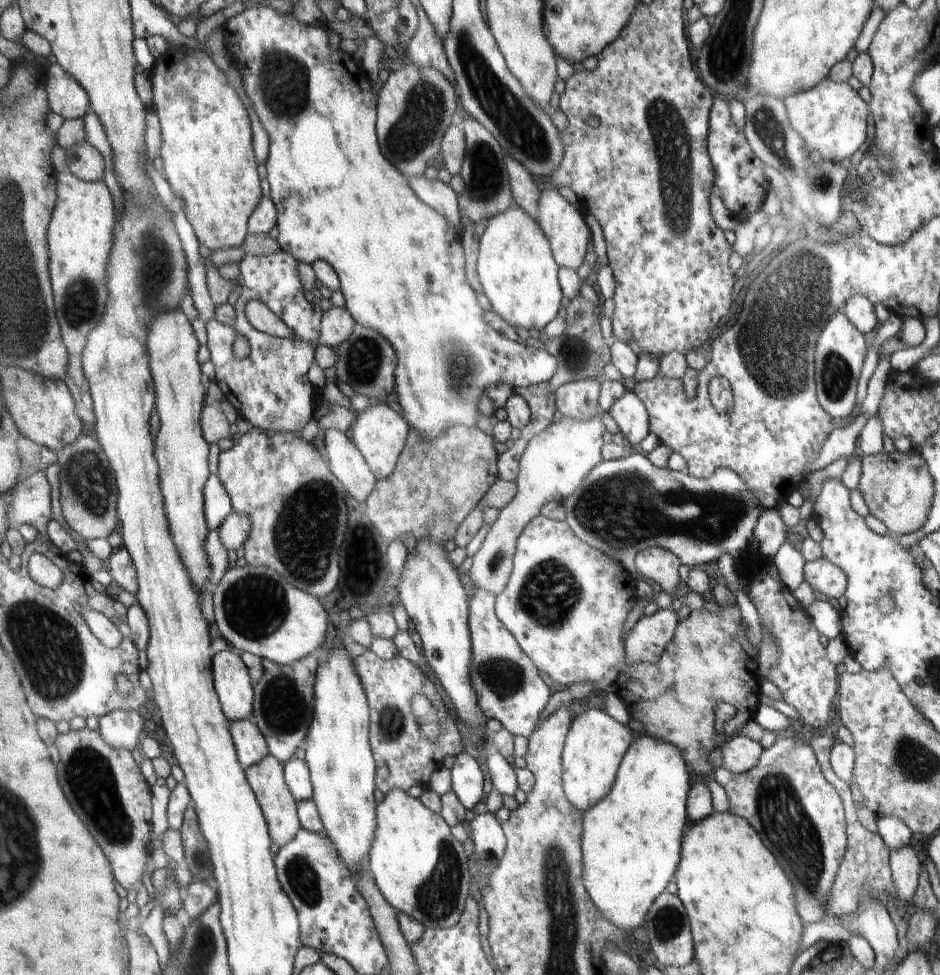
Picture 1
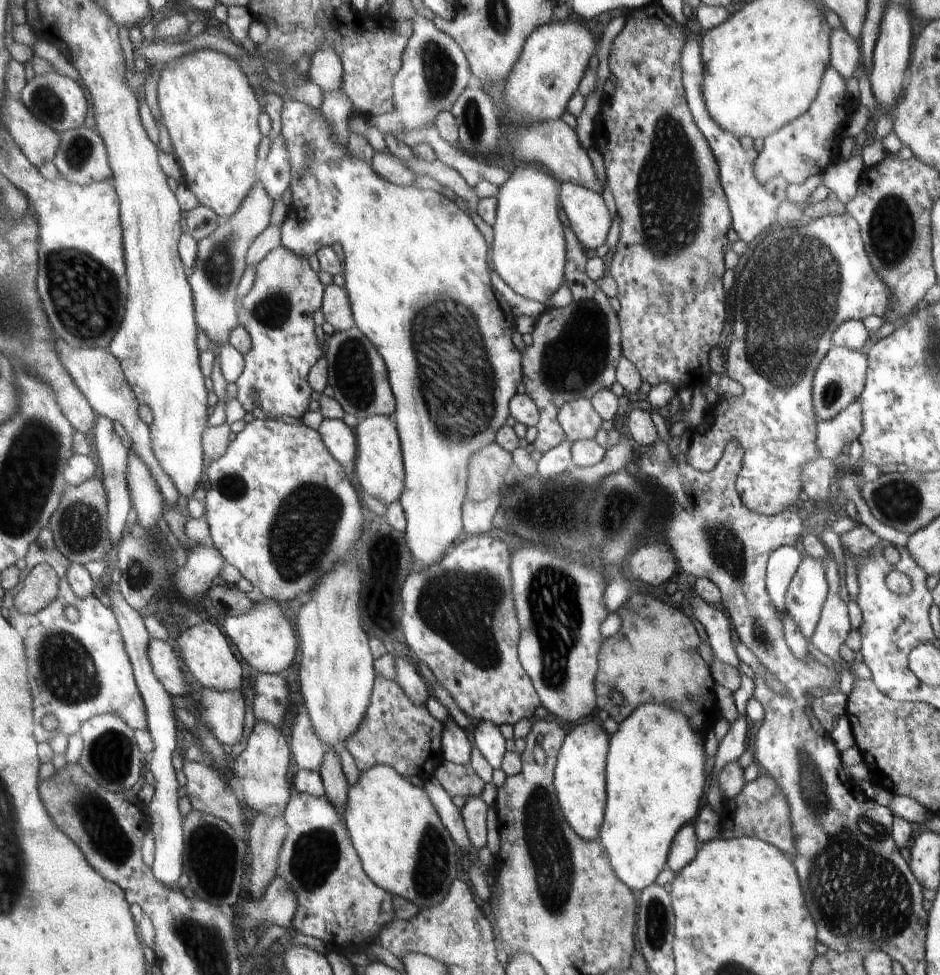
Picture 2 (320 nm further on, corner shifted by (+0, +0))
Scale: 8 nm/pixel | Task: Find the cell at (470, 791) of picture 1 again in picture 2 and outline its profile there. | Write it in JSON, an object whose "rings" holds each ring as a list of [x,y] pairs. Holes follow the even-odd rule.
{"rings":[[[452,719],[444,722],[446,731],[443,734],[443,750],[447,760],[460,766],[470,765],[472,741],[468,732],[464,731]]]}

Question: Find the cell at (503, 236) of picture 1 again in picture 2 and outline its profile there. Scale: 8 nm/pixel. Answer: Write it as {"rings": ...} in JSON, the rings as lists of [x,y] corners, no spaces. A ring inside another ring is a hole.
{"rings":[[[520,164],[520,166],[512,166],[512,172],[510,178],[506,180],[506,183],[499,188],[497,195],[497,208],[496,208],[496,221],[492,226],[494,232],[494,240],[492,246],[492,267],[493,270],[500,275],[502,280],[510,286],[510,288],[518,295],[525,299],[539,302],[548,306],[550,300],[561,287],[564,282],[564,268],[567,268],[567,244],[564,244],[564,236],[562,234],[562,222],[560,222],[560,216],[558,216],[558,210],[560,210],[560,200],[558,200],[558,184],[554,182],[552,176],[548,176],[545,172],[540,172],[538,166]]]}

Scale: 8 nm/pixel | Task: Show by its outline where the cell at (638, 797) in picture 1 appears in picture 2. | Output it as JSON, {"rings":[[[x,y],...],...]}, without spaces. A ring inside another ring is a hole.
{"rings":[[[644,704],[638,710],[612,736],[607,766],[607,815],[598,842],[606,850],[619,880],[642,892],[668,866],[676,832],[698,814],[706,784],[706,752],[680,710],[664,704]]]}

